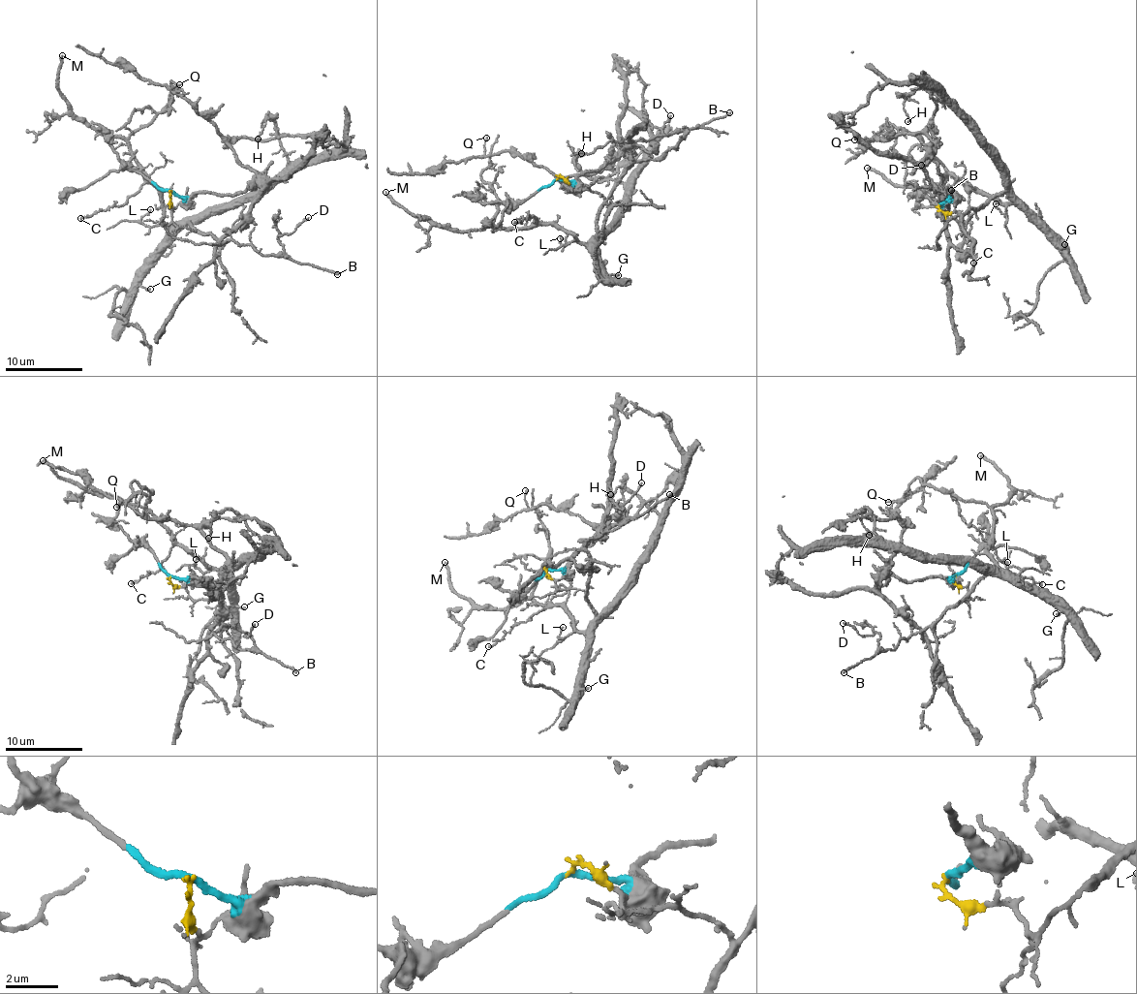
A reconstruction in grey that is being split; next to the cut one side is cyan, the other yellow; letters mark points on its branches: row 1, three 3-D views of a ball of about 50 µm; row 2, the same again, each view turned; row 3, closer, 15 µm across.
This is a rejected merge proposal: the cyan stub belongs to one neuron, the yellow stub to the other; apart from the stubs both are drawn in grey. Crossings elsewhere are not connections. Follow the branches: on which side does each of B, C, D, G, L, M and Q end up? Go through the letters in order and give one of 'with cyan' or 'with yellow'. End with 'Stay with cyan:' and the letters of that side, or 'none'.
B: with yellow
C: with yellow
D: with yellow
G: with yellow
L: with yellow
M: with yellow
Q: with cyan
Stay with cyan: Q

